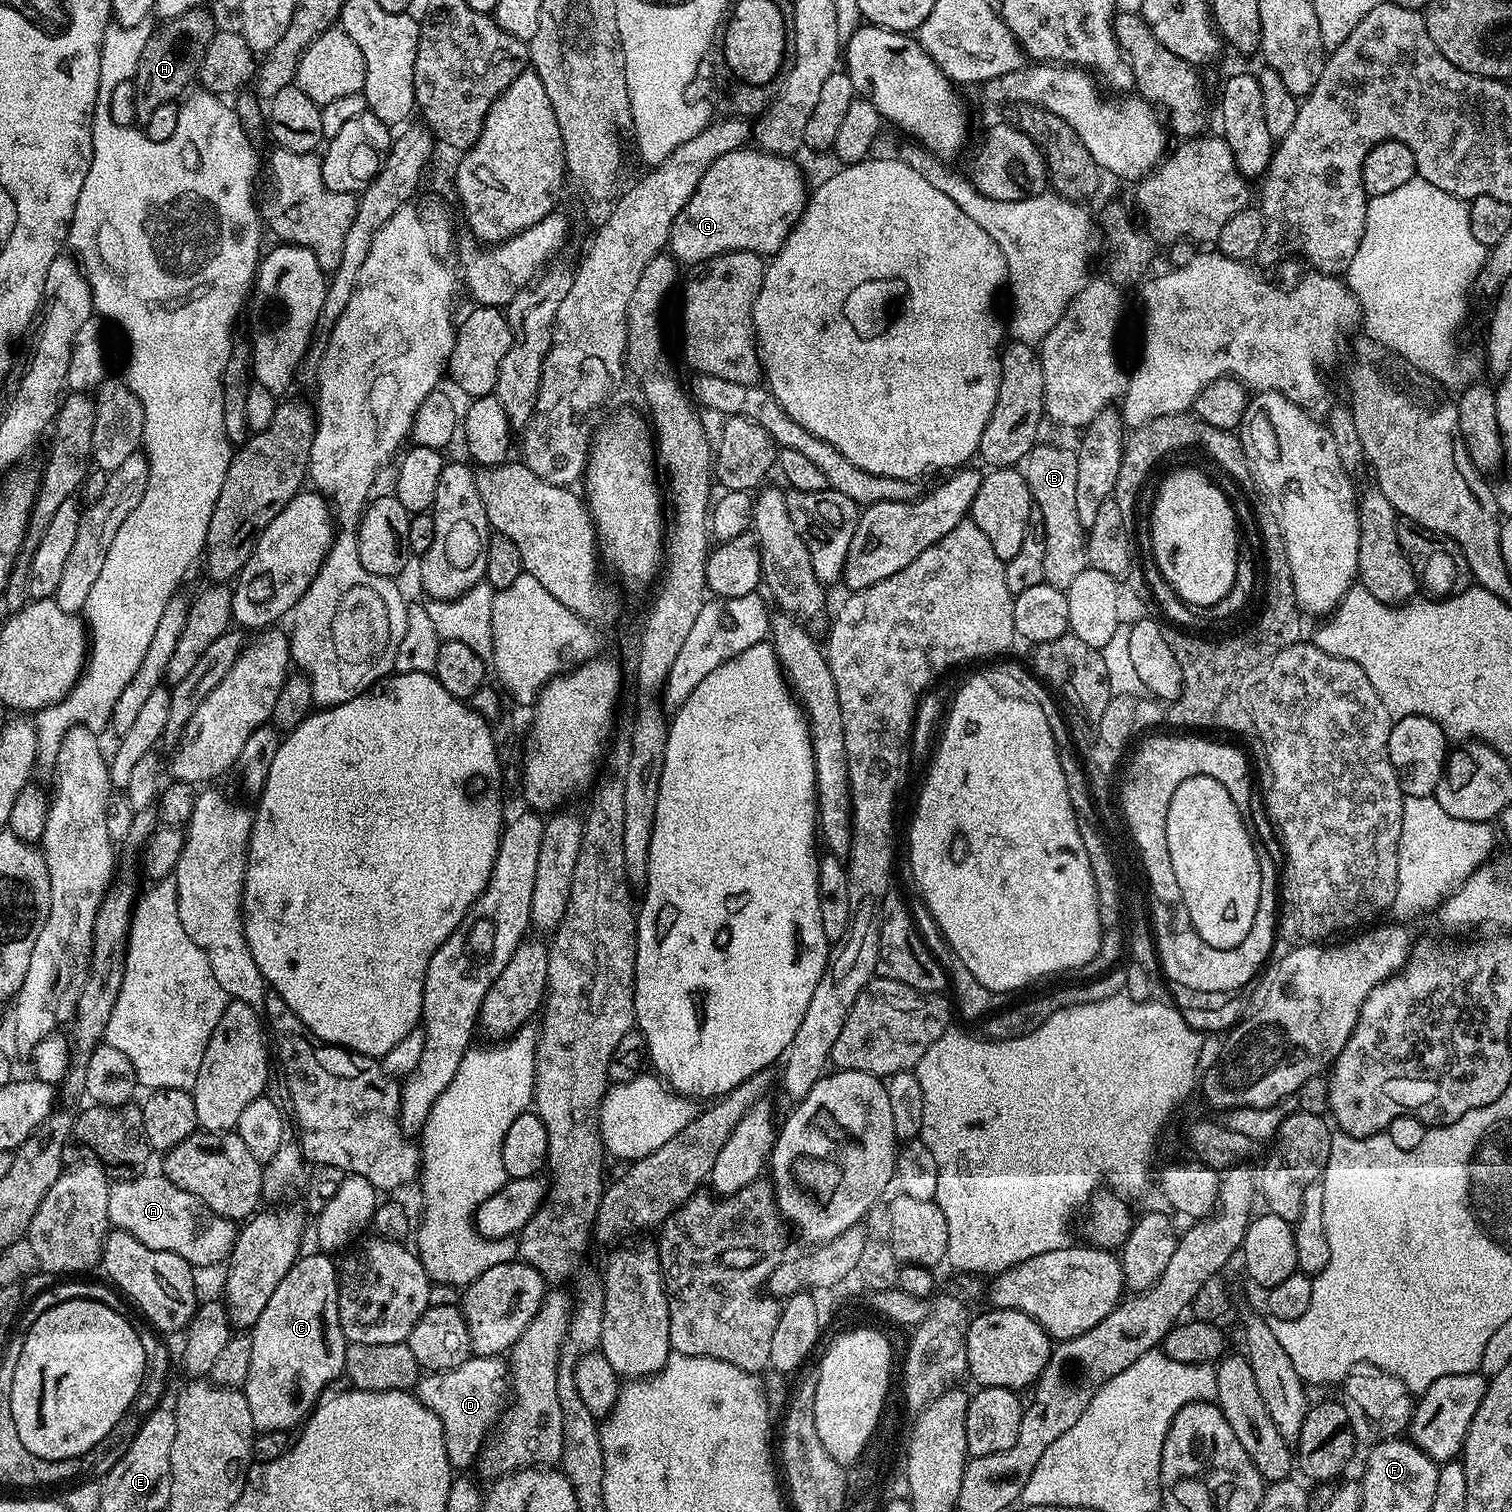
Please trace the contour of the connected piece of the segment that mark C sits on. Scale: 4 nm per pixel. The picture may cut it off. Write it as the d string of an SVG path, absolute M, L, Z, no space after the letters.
M323 1251L314 1252L313 1256L301 1255L294 1266L286 1270L286 1278L274 1286L270 1302L266 1302L266 1308L262 1314L258 1314L258 1322L250 1329L250 1364L242 1391L246 1406L250 1408L252 1427L260 1432L288 1432L292 1427L295 1429L325 1395L324 1387L344 1371L349 1341L344 1338L338 1318L338 1264Z

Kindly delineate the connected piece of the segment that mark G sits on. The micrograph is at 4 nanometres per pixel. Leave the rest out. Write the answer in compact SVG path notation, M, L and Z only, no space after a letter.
M756 146L722 154L722 158L702 174L698 190L694 190L672 224L671 255L681 265L700 266L723 252L779 252L792 227L800 221L810 195L809 189L804 189L804 176L794 161L762 152Z

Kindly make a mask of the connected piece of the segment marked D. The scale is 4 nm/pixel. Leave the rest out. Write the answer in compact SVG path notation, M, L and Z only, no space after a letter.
M473 1354L466 1362L462 1362L462 1366L454 1366L454 1370L445 1372L429 1372L421 1375L416 1383L414 1395L442 1422L446 1438L446 1458L453 1469L468 1470L471 1464L473 1467L477 1463L489 1439L487 1436L492 1423L501 1419L509 1403L510 1368L502 1361L500 1356Z

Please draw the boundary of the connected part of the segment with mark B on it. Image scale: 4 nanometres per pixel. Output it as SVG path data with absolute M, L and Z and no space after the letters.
M1037 442L1030 454L1020 459L1018 471L1026 478L1026 486L1030 486L1032 503L1046 538L1044 583L1067 589L1074 578L1089 567L1086 529L1082 522L1078 522L1078 506L1074 495L1078 483L1076 448L1059 448L1056 444Z

